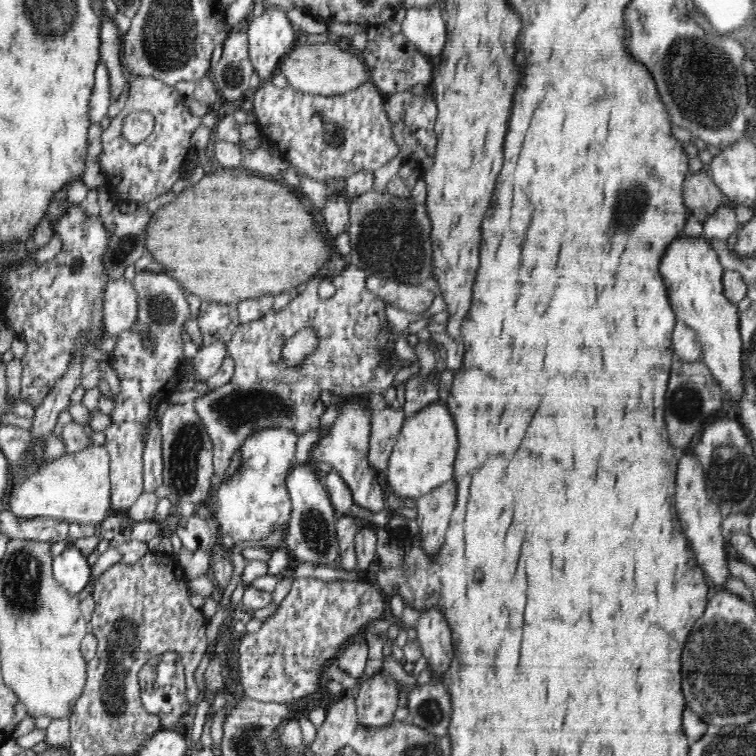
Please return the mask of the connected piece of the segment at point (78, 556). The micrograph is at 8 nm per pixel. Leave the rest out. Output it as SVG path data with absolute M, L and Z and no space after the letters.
M70 546L53 558L53 576L67 593L78 596L90 583L91 567L82 552Z

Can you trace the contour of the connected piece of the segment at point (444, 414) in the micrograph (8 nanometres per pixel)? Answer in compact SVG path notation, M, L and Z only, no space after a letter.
M434 400L414 416L405 418L400 434L392 449L386 480L402 500L418 499L453 480L453 464L457 455L456 425L446 401Z

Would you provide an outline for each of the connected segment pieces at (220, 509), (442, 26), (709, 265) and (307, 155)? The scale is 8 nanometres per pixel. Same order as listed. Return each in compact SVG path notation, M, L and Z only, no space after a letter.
M264 429L244 441L240 463L234 474L220 483L211 512L220 526L218 542L222 551L238 542L264 540L274 530L286 528L292 512L287 476L294 464L297 440L297 434L288 429Z
M435 3L408 9L401 22L401 32L428 58L440 56L447 35L446 21L442 19L440 5Z
M680 236L668 245L660 262L660 274L667 283L668 300L678 321L688 325L700 341L702 362L736 404L746 393L743 369L743 342L740 337L738 305L724 295L723 266L708 239L704 236Z
M270 81L262 83L258 89L249 94L254 104L256 124L260 135L280 151L280 158L288 161L298 176L306 175L317 181L325 182L332 177L348 178L358 171L378 170L390 162L400 150L394 143L394 135L386 110L383 109L383 96L377 87L369 81L352 93L330 97L305 94L303 91L286 88L276 88Z

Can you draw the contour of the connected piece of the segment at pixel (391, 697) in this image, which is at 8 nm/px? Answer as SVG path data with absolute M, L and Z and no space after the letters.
M384 669L375 672L361 684L358 698L355 699L359 723L372 730L385 729L398 710L398 694L401 694L401 689L392 676L388 676Z

